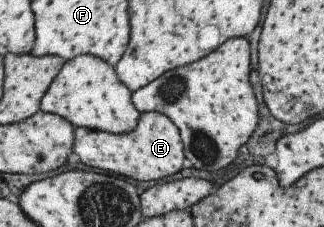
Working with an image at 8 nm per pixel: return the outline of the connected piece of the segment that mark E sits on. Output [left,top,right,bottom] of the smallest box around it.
[73,111,187,181]

